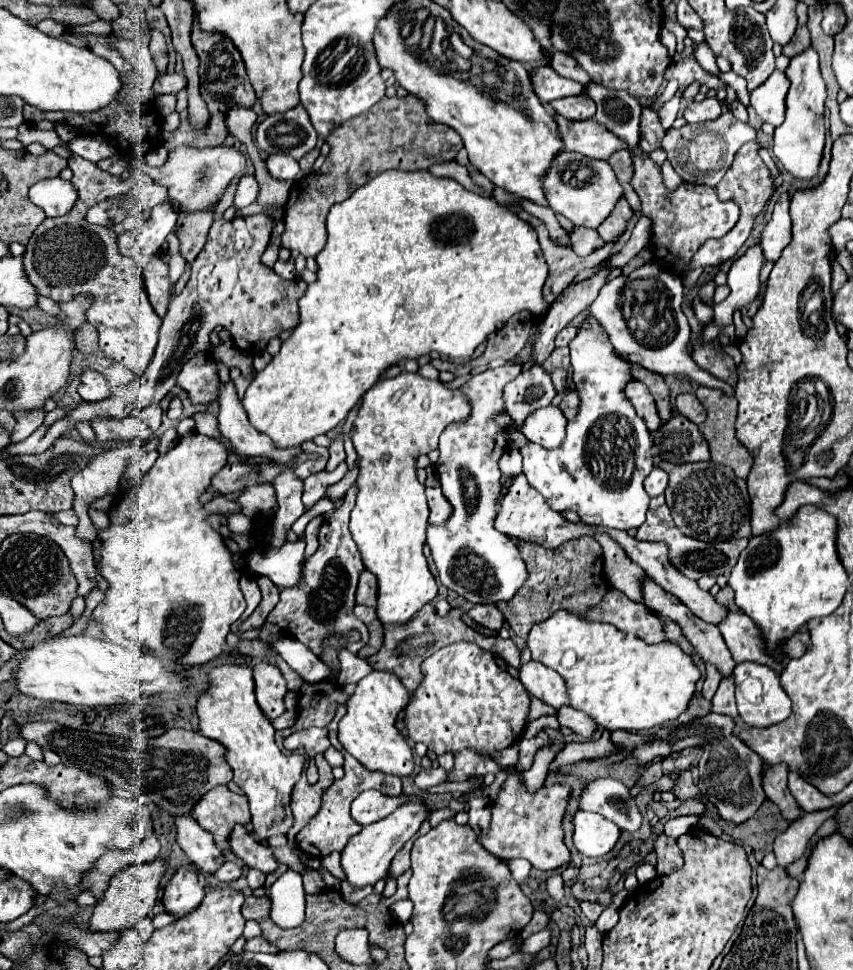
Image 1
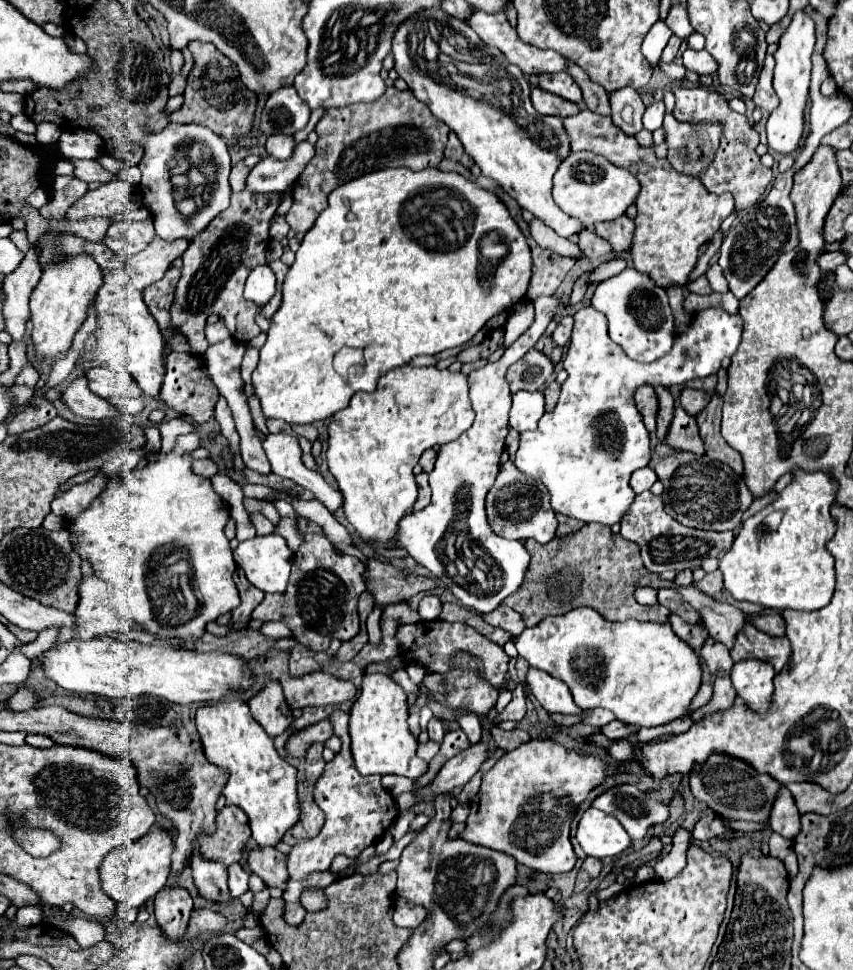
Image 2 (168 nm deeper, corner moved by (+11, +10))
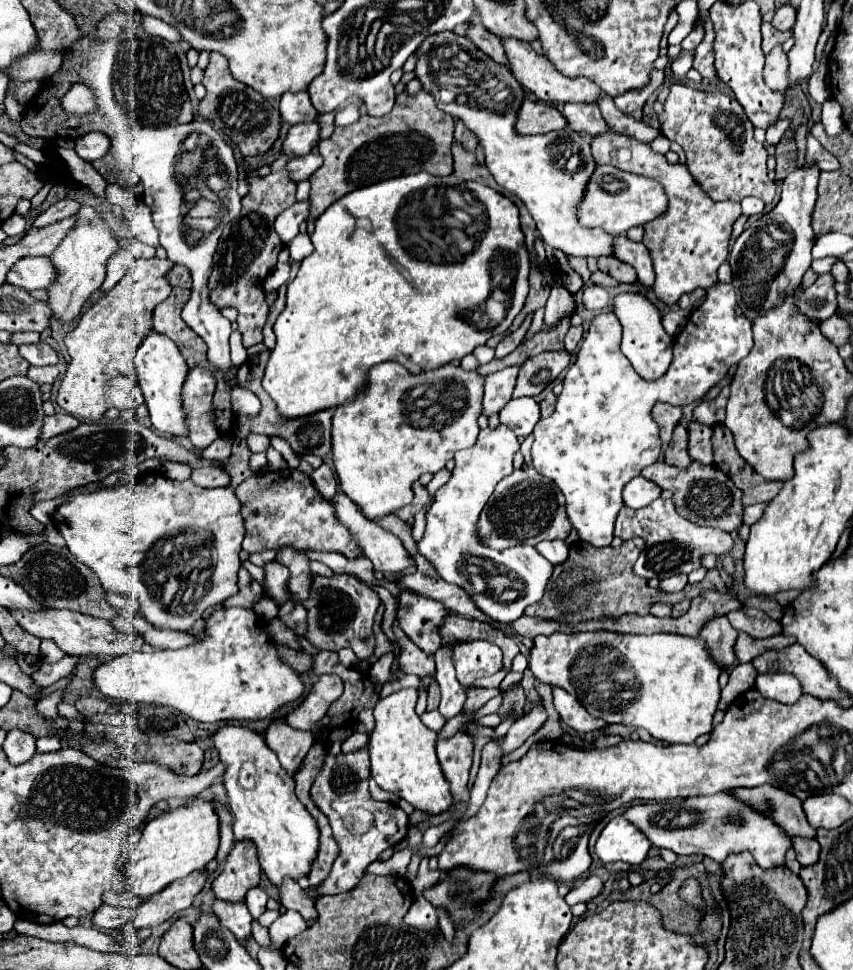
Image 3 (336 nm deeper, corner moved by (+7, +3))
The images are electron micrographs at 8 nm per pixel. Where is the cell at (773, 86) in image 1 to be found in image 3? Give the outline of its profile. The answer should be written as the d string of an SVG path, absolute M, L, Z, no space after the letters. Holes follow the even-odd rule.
M773 48L765 58L765 84L779 92L787 92L787 54L779 48Z

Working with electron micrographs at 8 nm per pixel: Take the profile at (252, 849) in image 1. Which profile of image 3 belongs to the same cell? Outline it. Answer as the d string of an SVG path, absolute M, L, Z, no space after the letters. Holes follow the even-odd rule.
M283 878L283 884L279 888L279 902L289 910L299 912L305 920L317 918L313 896L303 888L299 888L299 884L293 878Z

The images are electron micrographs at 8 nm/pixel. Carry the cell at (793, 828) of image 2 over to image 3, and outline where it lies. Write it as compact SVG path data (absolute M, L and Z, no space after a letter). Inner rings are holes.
M791 838L793 840L793 850L797 854L797 860L801 866L813 864L813 860L819 858L819 844L815 838Z

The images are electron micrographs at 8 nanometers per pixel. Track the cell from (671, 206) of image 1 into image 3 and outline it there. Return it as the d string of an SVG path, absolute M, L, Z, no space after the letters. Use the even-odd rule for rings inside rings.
M613 130L597 134L591 138L591 152L597 164L611 164L619 170L641 174L659 182L669 198L667 210L643 226L643 244L651 254L655 270L655 296L665 304L675 304L683 294L693 292L695 288L711 288L717 282L717 268L729 256L731 228L733 222L741 216L739 202L711 200L695 182L685 164L669 164L663 154L655 154L649 144L631 136Z

